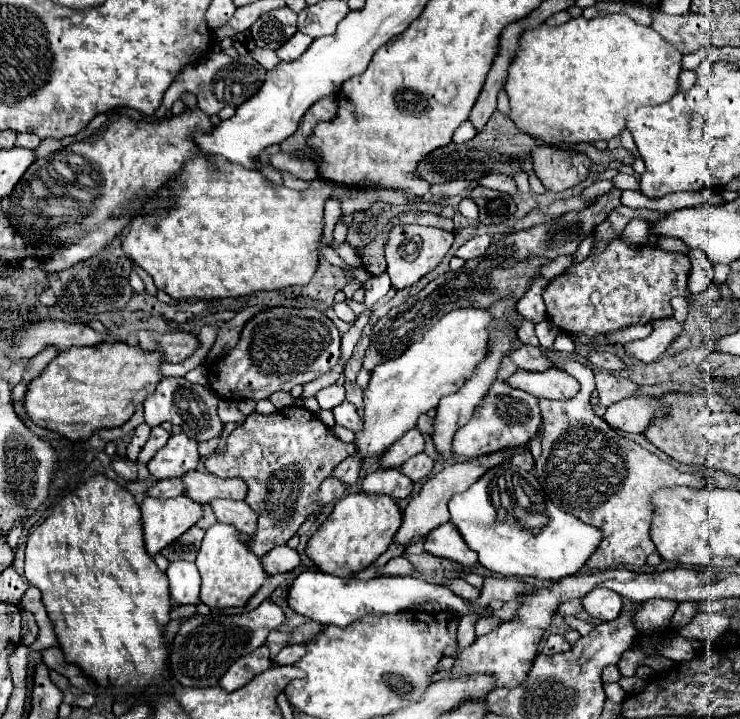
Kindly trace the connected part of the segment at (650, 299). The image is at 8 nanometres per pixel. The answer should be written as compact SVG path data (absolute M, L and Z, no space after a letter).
M614 237L604 251L590 253L584 261L572 265L544 289L548 319L568 335L600 335L636 323L652 323L672 315L670 299L674 295L692 297L686 287L690 259L682 253L670 253L660 247L630 245Z

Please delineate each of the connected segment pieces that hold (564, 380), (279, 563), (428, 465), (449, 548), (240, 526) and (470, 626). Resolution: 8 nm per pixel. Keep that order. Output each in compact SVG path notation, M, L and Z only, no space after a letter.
M552 367L546 371L516 371L506 379L506 385L514 389L522 389L534 397L546 397L546 399L572 399L580 385L570 377L568 373Z
M288 545L276 547L270 553L262 557L264 571L268 575L278 575L278 573L290 573L292 569L300 567L300 555L296 549L290 549Z
M420 453L420 455L410 457L410 459L400 467L400 471L406 473L412 481L420 481L420 479L428 477L432 469L434 469L434 459L432 459L430 455L426 455L426 453Z
M444 523L438 529L434 529L426 537L424 549L436 557L450 559L464 567L474 567L478 563L476 553L472 549L468 549L468 545L464 543L464 539L460 537L458 529L452 523Z
M216 499L216 501L210 501L210 507L220 523L230 523L244 535L256 533L258 517L256 517L254 509L250 509L250 505L246 505L246 501Z
M462 617L460 623L458 623L458 651L464 649L466 645L472 645L474 639L476 639L476 633L474 633L474 623L476 623L478 617Z

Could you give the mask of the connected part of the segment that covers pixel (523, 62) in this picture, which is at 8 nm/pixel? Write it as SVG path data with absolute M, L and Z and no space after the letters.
M598 15L594 19L570 19L564 25L540 25L520 37L520 49L508 69L504 91L510 99L510 119L520 131L548 143L610 141L624 129L624 119L638 107L670 101L678 91L682 53L652 27L640 25L628 15Z

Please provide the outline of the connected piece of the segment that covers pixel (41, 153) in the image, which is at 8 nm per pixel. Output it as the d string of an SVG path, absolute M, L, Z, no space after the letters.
M48 137L48 139L44 139L44 141L36 147L36 157L48 157L50 153L54 153L54 151L58 151L58 149L62 149L62 147L64 147L64 143L62 143L60 139Z

